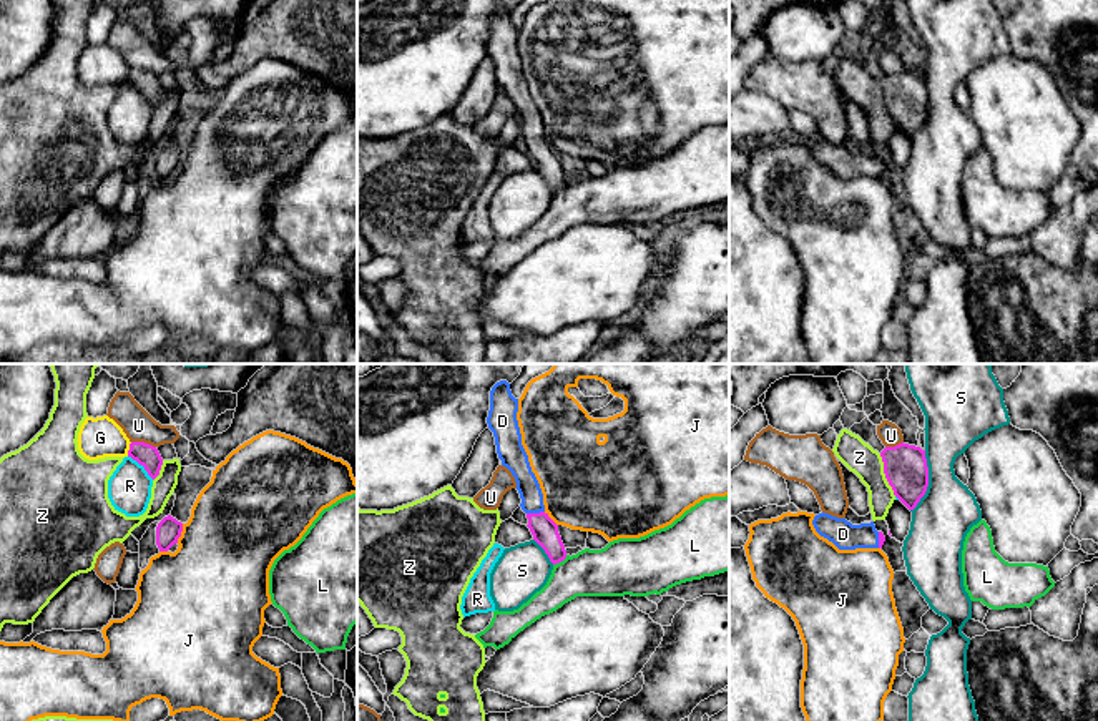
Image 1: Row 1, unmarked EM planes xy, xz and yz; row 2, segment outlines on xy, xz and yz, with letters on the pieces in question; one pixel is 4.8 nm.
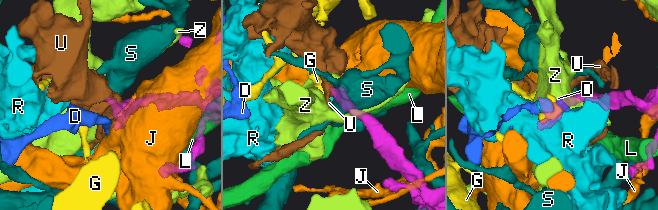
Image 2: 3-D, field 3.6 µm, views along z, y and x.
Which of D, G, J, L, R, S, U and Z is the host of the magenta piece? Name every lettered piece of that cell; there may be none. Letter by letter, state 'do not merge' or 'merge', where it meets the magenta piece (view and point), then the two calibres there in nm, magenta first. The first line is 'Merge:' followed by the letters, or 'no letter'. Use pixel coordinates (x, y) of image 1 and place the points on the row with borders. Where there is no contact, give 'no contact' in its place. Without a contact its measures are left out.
Merge: D
D: merge; contact xz (535, 514); calibres 130 and 110 nm
G: do not merge; contact xy (130, 449); calibres 110 and 200 nm
J: do not merge; contact xy (180, 534); calibres 120 and 460 nm
L: do not merge; contact xz (560, 560); calibres 130 and 240 nm
R: do not merge; contact xy (142, 464); calibres 110 and 200 nm
S: do not merge; contact yz (927, 480); calibres 220 and 280 nm
U: do not merge; contact xy (143, 442); calibres 110 and 150 nm
Z: do not merge; contact yz (886, 475); calibres 220 and 160 nm

